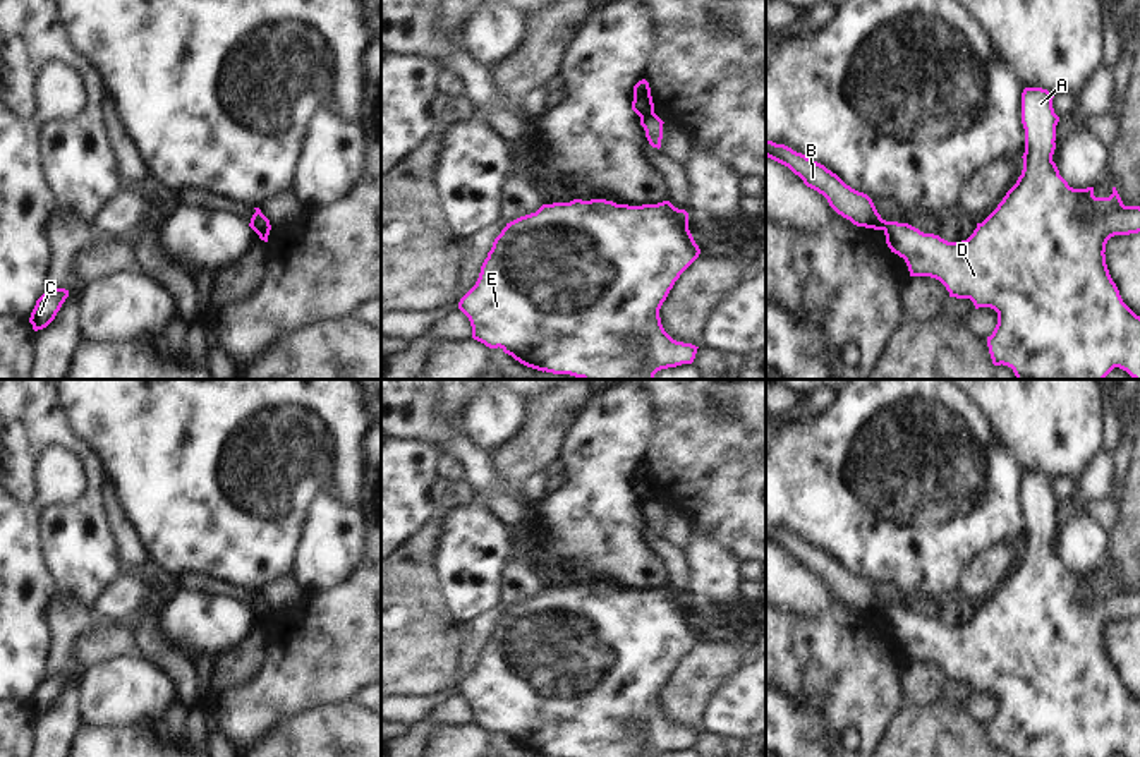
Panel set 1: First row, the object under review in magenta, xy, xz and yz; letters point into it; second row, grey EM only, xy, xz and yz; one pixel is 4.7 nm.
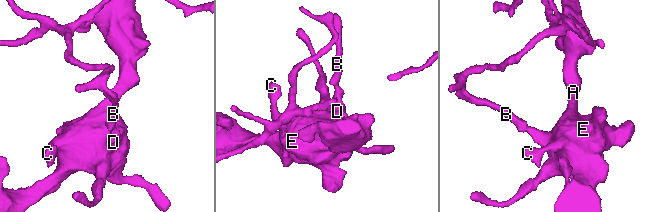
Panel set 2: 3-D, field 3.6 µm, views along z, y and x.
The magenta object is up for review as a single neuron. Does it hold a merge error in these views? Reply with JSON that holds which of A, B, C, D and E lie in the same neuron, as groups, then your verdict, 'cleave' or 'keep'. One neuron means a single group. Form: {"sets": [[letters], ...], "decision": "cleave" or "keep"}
{"sets": [["A", "C", "D", "E"], ["B"]], "decision": "cleave"}

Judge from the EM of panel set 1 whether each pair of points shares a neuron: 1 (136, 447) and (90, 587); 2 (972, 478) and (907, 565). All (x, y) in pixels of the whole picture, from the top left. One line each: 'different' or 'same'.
1: different
2: same

